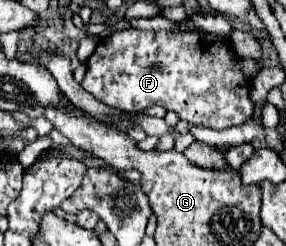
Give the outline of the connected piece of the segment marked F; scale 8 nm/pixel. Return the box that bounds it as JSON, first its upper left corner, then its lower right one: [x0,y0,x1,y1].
[82,30,254,130]

